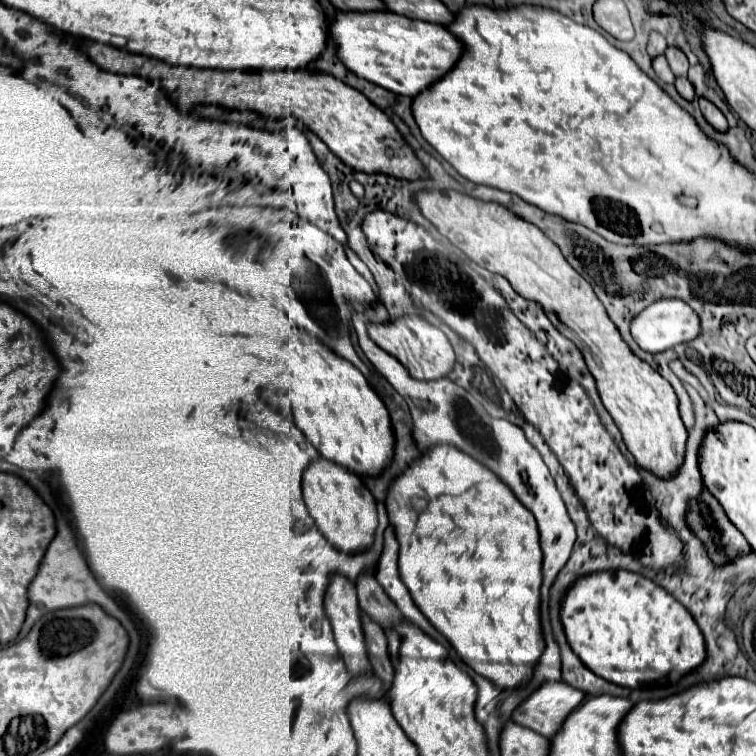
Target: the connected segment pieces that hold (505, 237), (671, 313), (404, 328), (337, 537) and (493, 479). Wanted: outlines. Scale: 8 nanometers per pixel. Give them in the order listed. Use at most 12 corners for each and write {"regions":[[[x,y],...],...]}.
{"regions":[[[419,190],[421,214],[539,302],[581,350],[637,466],[677,474],[673,386],[589,282],[497,202]],[[661,298],[631,320],[641,350],[657,354],[699,334],[697,314]],[[423,316],[371,322],[369,338],[419,380],[447,376],[453,348]],[[317,456],[303,500],[341,552],[377,528],[375,498],[345,466]],[[435,444],[385,498],[417,608],[499,688],[533,672],[541,548]]]}

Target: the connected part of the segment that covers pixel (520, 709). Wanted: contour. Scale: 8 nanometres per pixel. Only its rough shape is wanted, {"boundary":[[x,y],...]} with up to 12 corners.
{"boundary":[[545,682],[511,714],[551,738],[585,698],[565,682]]}

